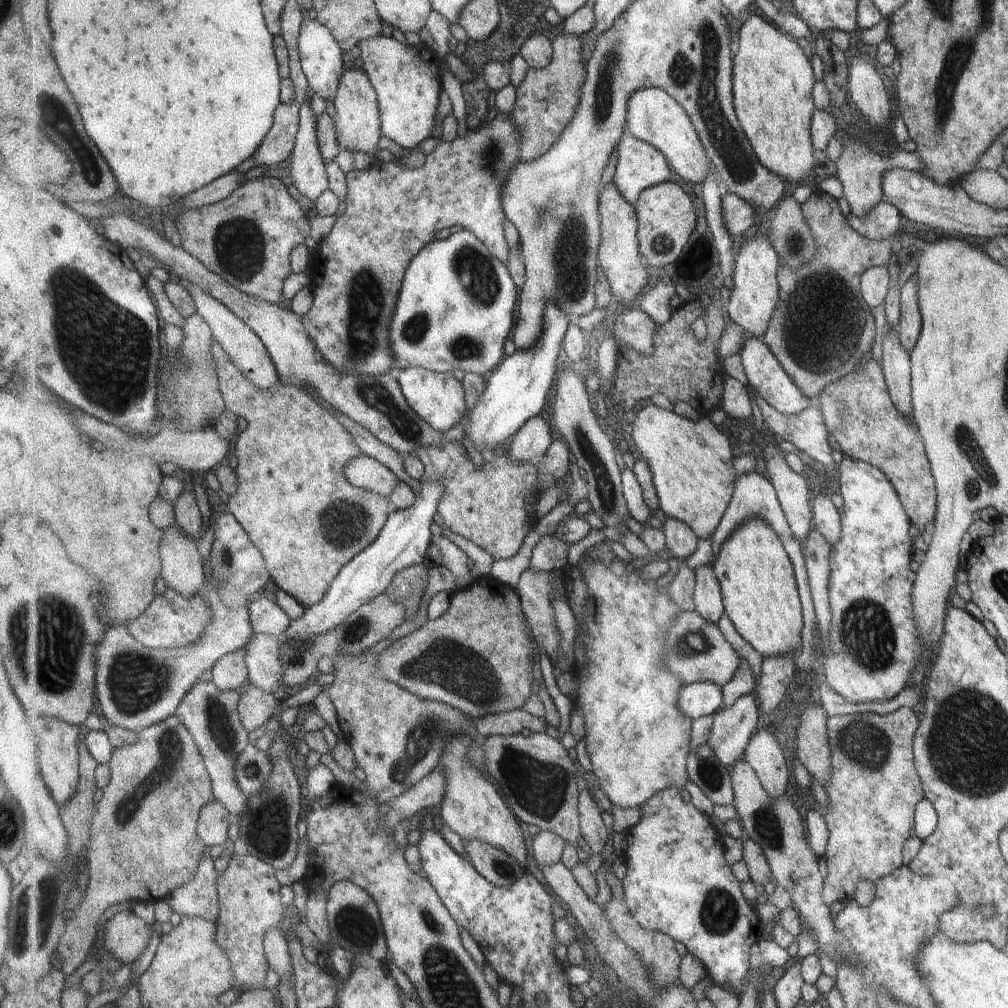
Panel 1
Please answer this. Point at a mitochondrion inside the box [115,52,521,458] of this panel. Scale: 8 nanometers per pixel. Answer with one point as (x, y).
(365, 298)

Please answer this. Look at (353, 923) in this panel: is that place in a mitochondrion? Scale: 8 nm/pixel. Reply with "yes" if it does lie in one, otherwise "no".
yes

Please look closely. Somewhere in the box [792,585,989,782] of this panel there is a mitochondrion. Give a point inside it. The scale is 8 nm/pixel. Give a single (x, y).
(867, 635)

